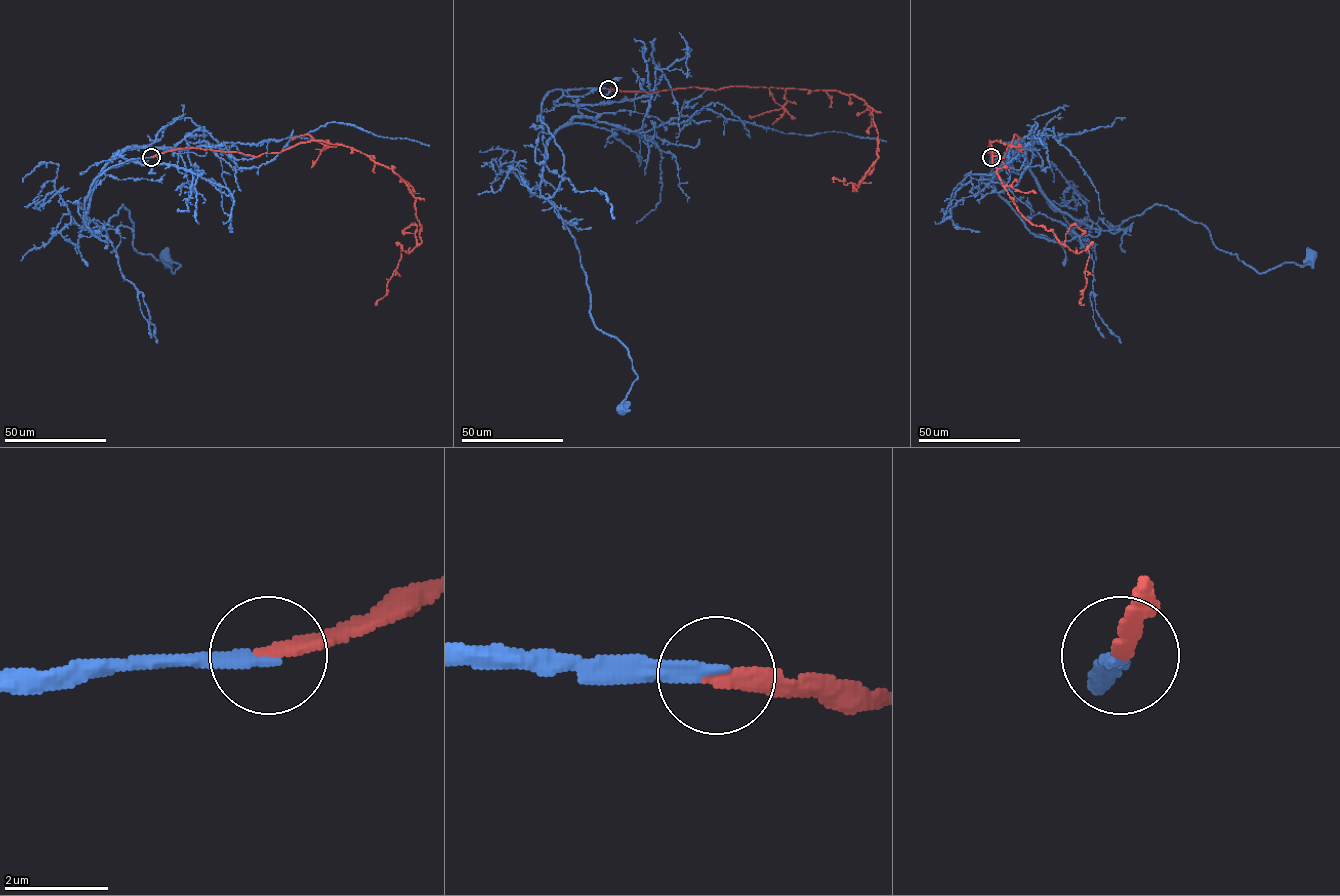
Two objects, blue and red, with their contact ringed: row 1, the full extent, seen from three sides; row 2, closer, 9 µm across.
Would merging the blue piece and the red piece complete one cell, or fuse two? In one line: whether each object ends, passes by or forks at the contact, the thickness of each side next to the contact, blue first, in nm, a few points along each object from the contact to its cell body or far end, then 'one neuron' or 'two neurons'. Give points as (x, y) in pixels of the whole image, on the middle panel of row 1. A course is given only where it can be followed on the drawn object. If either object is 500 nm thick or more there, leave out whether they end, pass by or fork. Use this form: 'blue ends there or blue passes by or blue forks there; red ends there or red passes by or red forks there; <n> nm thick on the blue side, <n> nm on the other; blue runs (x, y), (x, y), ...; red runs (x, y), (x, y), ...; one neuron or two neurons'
blue ends there; red ends there; 280 nm thick on the blue side, 320 nm on the other; blue runs (608, 89), (551, 90), (540, 120), (562, 152), (548, 201), (580, 254), (590, 315), (637, 376), (624, 409); red runs (608, 89), (655, 92), (737, 86), (854, 94), (873, 109), (878, 158), (858, 187), (833, 178), (834, 182); one neuron

